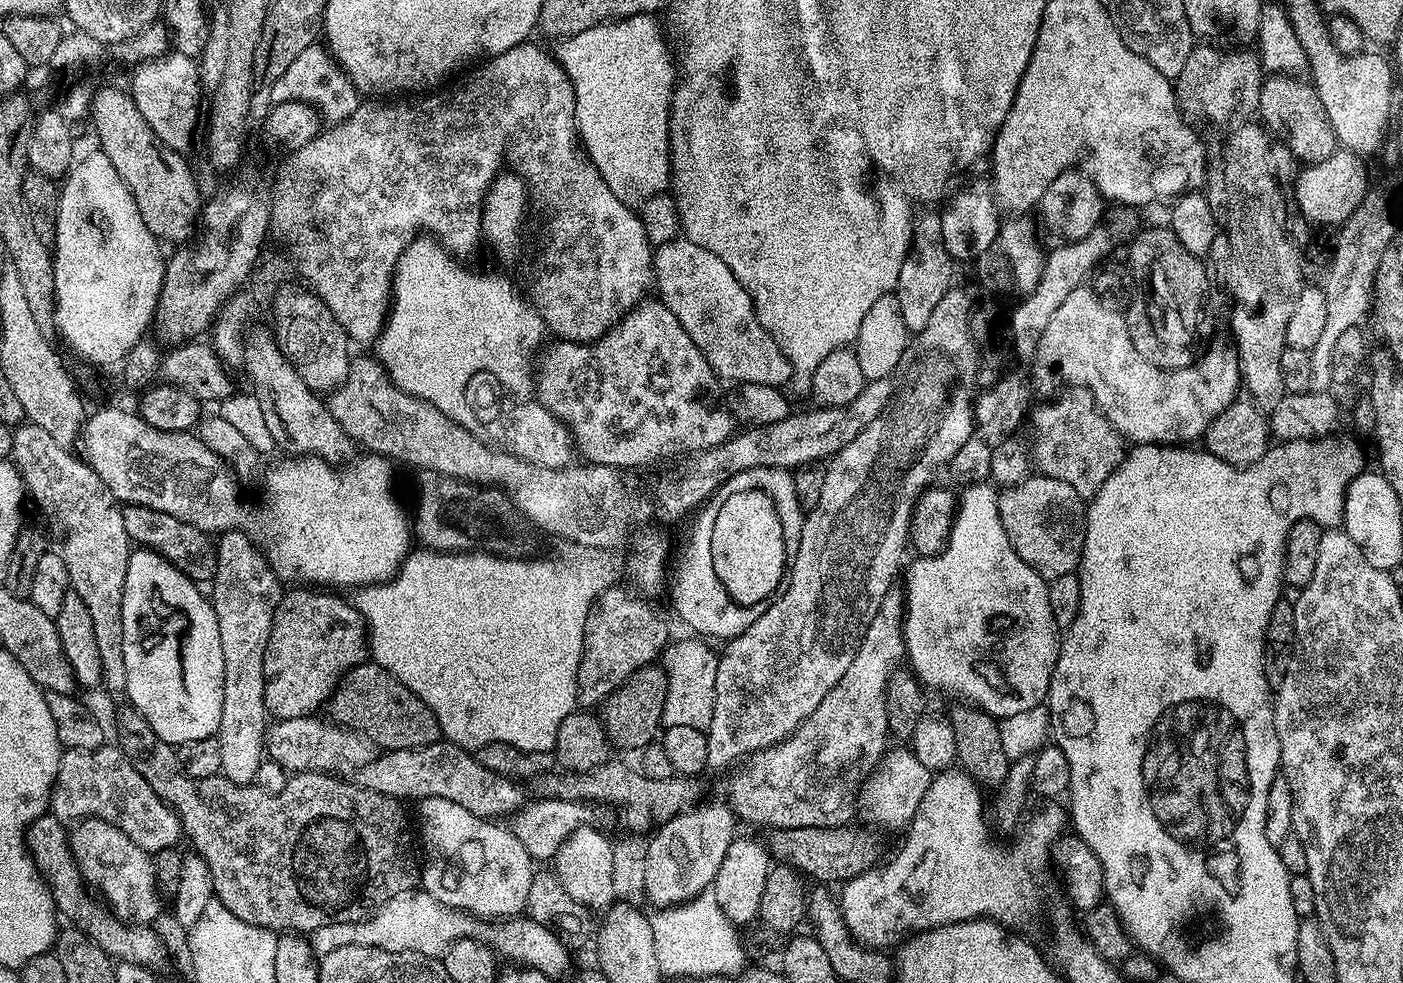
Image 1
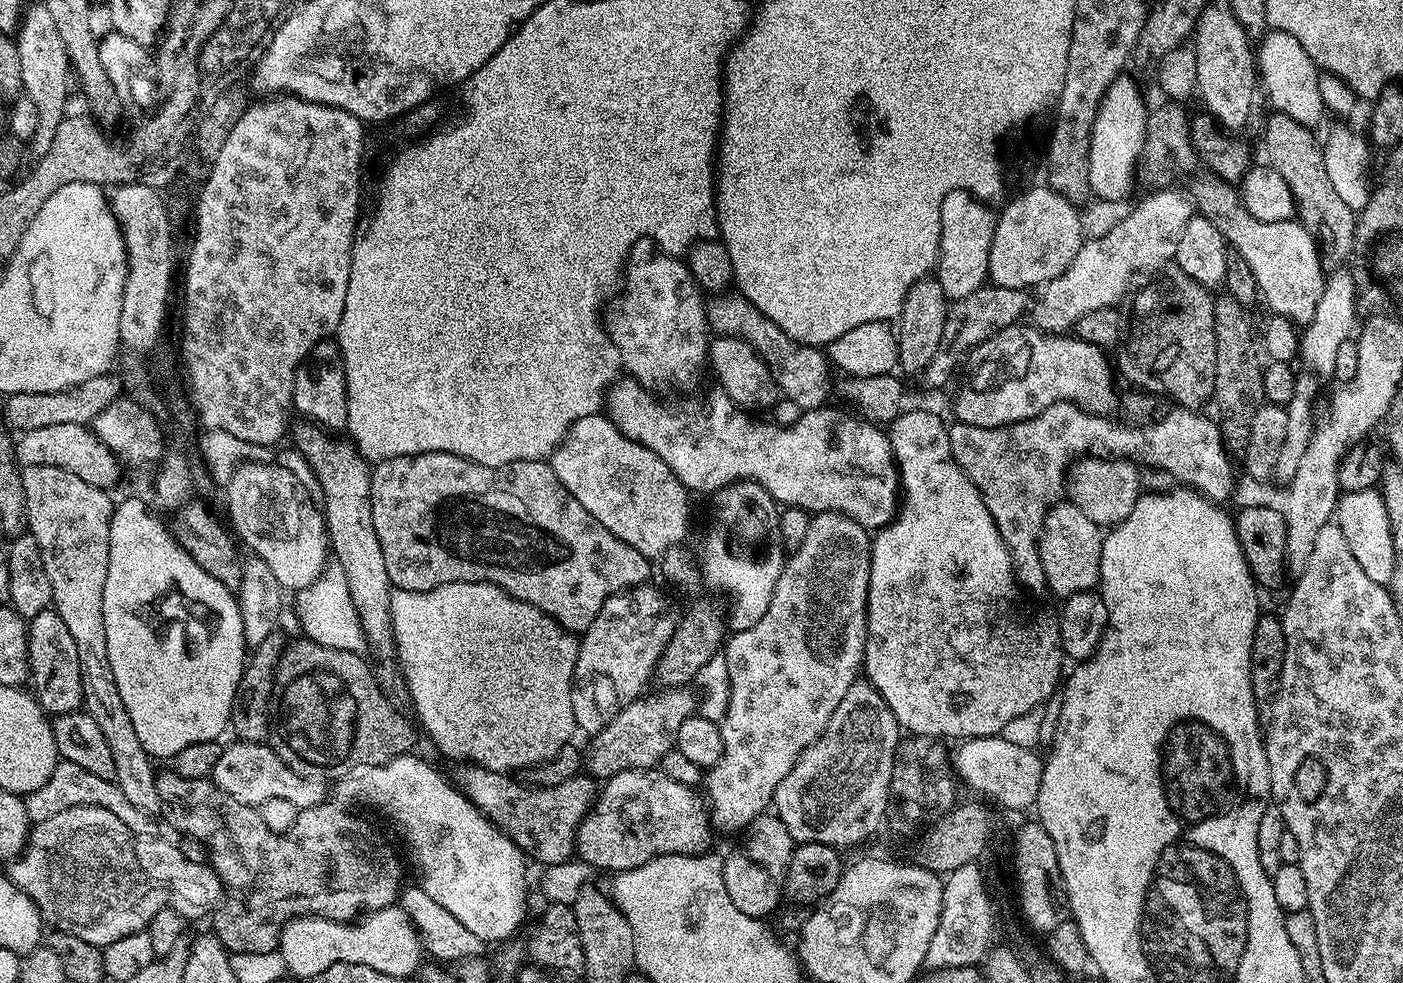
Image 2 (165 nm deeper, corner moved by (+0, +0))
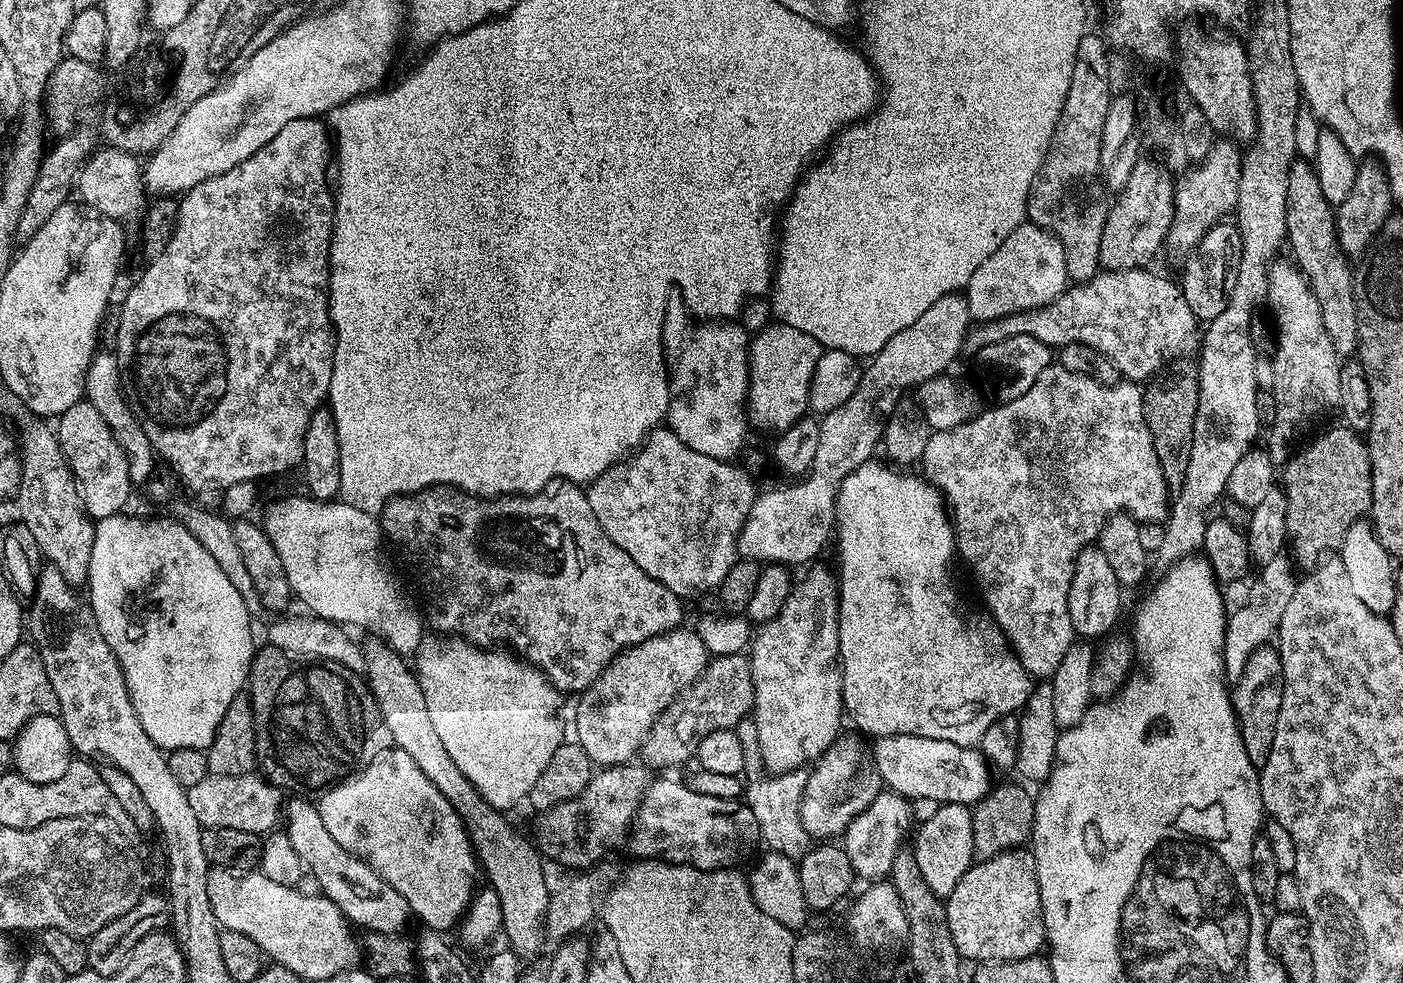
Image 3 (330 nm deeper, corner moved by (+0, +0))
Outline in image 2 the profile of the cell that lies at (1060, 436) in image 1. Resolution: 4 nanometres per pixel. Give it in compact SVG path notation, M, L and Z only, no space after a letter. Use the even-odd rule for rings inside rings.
M1087 455L1071 465L1070 479L1066 484L1067 499L1076 504L1078 510L1090 518L1090 522L1100 525L1101 529L1111 529L1121 524L1140 501L1142 489L1139 471L1141 469L1131 460Z

